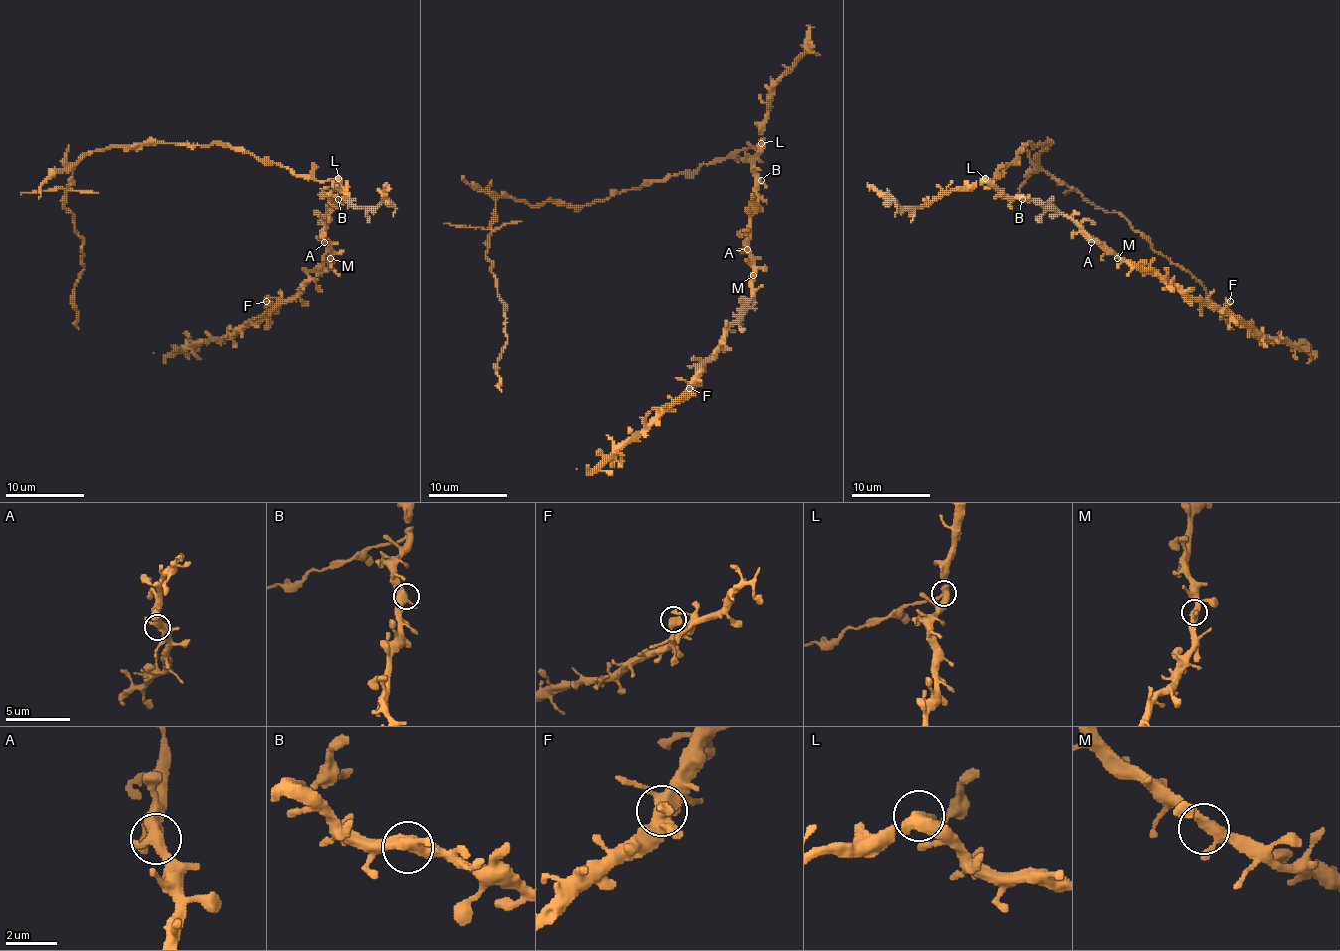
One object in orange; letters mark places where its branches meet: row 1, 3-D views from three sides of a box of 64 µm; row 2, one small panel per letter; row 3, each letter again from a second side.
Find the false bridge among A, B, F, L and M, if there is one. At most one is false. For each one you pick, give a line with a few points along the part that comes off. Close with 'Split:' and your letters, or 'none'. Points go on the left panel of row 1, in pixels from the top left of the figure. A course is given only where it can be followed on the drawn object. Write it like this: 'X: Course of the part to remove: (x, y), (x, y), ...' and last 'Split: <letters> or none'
L: Course of the part to remove: (338, 179), (306, 179), (215, 143), (144, 141), (84, 155), (62, 206), (82, 240), (78, 329)
Split: L

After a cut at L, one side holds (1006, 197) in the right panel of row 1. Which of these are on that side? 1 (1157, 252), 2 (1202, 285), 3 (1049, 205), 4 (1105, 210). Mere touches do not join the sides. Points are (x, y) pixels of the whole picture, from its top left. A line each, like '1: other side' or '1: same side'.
1: other side
2: other side
3: same side
4: other side

